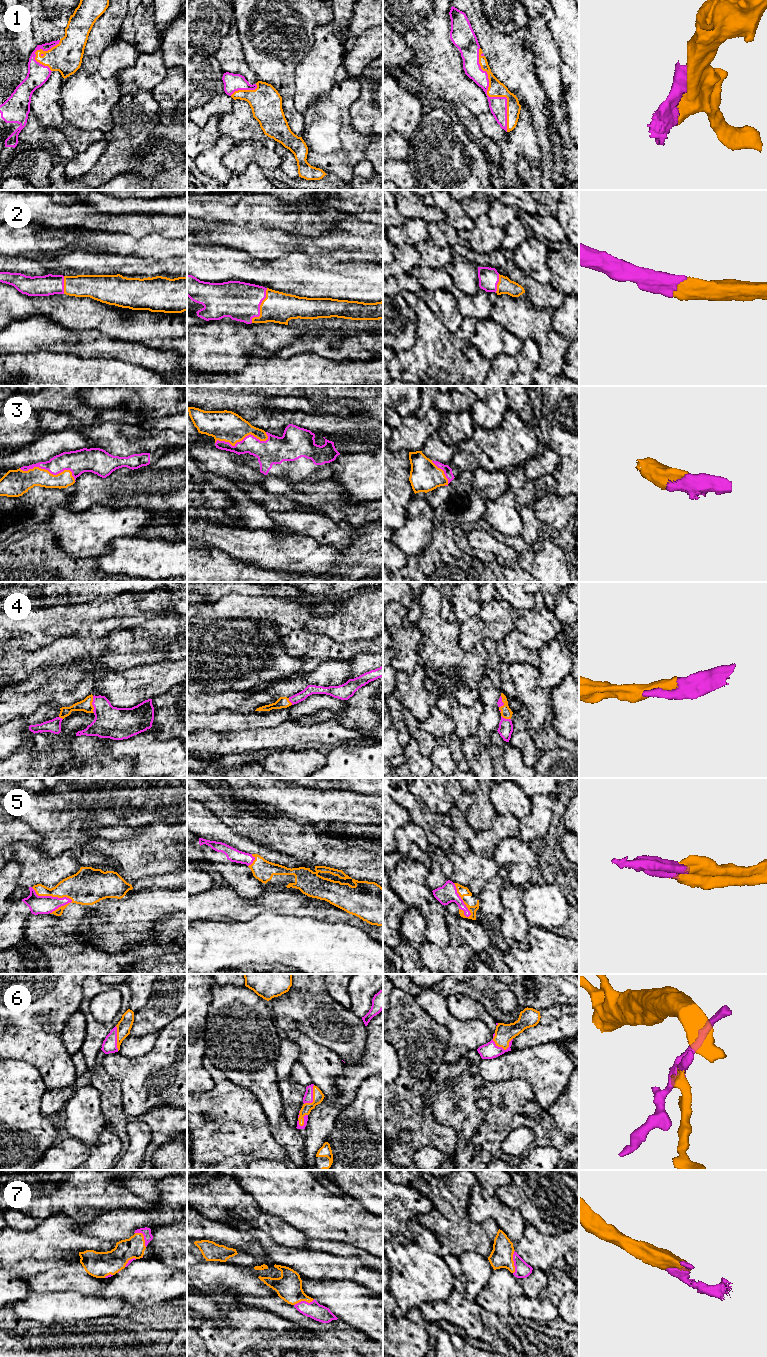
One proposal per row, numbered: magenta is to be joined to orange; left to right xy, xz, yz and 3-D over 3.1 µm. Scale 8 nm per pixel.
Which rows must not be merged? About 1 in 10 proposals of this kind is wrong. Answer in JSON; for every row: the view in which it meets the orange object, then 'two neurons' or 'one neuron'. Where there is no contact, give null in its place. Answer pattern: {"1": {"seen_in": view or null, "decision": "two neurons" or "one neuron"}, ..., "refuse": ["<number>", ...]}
{"1": {"seen_in": "yz", "decision": "one neuron"}, "2": {"seen_in": "xz", "decision": "one neuron"}, "3": {"seen_in": "xz", "decision": "one neuron"}, "4": {"seen_in": "xy", "decision": "one neuron"}, "5": {"seen_in": "xy", "decision": "one neuron"}, "6": {"seen_in": "yz", "decision": "one neuron"}, "7": {"seen_in": "yz", "decision": "one neuron"}, "refuse": []}

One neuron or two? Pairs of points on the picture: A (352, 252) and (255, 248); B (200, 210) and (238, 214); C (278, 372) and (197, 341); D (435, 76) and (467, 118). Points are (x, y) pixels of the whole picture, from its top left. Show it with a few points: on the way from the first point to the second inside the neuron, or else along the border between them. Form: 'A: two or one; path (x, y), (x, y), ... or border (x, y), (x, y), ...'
A: one; path (328, 243), (279, 243)
B: one; path (209, 210), (229, 210)
C: two; border (255, 355), (251, 356), (242, 368), (227, 371)
D: two; border (449, 102), (464, 105), (476, 117)

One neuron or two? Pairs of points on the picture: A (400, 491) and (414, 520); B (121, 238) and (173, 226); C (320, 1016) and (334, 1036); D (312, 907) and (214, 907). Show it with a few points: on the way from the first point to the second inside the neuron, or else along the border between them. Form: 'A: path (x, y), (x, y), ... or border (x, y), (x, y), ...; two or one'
A: border (410, 499), (407, 505), (405, 521), (398, 528); two
B: border (108, 231), (127, 233), (137, 239), (154, 233); two
C: path (325, 1021), (334, 1031); one
D: path (288, 904), (238, 906); one

